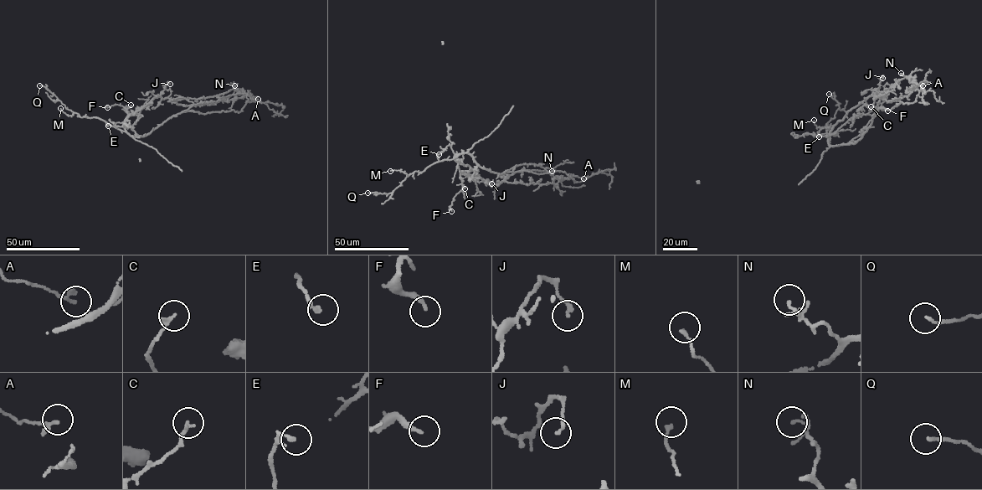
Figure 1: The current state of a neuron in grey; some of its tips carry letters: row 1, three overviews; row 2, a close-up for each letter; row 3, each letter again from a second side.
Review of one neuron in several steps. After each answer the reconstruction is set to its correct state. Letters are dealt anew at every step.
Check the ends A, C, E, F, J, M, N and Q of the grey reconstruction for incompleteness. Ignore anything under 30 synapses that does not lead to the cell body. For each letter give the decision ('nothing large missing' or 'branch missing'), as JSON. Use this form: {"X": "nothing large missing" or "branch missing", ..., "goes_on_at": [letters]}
{"A": "nothing large missing", "C": "nothing large missing", "E": "nothing large missing", "F": "nothing large missing", "J": "nothing large missing", "M": "nothing large missing", "N": "nothing large missing", "Q": "nothing large missing", "goes_on_at": []}

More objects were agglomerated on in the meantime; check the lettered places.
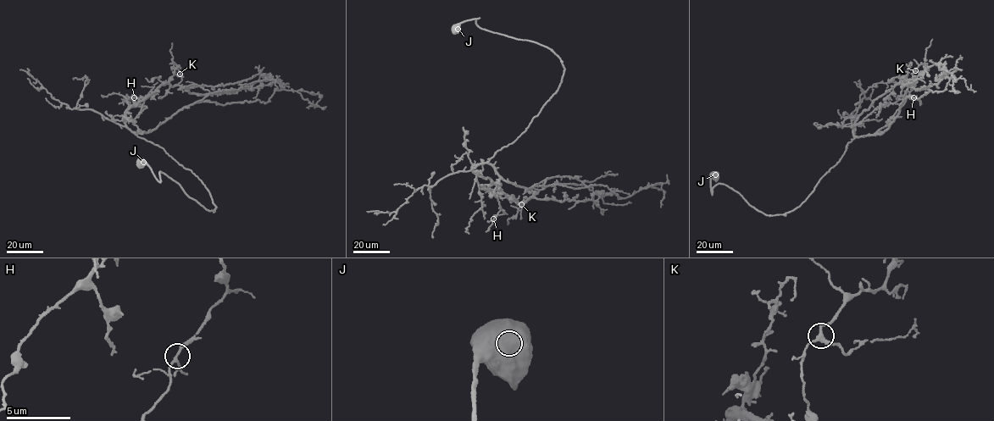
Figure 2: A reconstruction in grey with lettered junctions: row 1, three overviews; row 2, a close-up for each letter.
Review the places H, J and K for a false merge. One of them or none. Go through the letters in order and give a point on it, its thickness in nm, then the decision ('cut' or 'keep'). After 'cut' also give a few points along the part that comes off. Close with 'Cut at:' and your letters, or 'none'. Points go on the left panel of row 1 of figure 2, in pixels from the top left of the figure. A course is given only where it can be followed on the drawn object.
H: place (134, 97); calibre 180 nm; keep
J: place (143, 162); calibre 750 nm; keep
K: place (180, 74); calibre 260 nm; keep
Cut at: none

